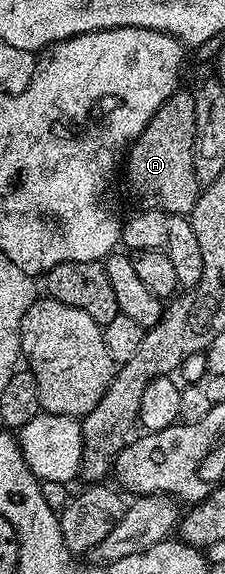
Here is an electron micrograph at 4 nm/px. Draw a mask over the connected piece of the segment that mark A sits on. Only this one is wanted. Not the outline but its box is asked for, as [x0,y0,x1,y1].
[123,91,199,215]

